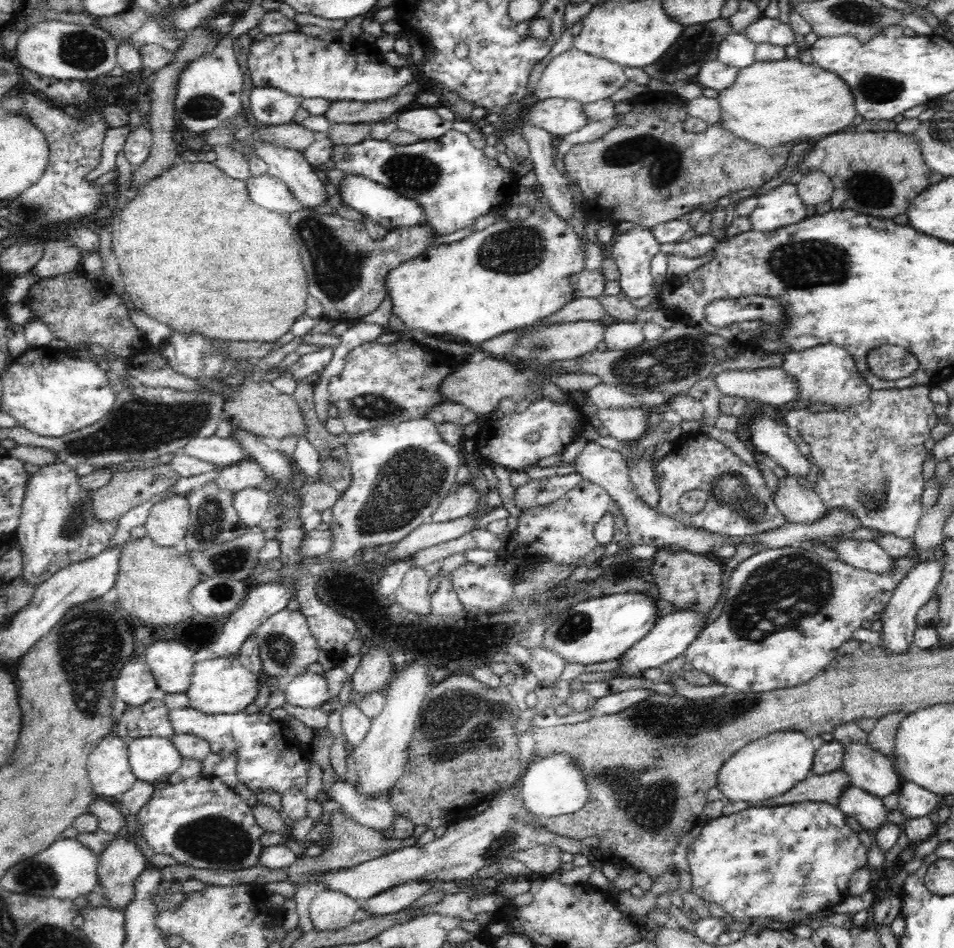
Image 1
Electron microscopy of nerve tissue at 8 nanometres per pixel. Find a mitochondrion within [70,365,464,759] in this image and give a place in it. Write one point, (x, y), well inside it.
(410, 480)

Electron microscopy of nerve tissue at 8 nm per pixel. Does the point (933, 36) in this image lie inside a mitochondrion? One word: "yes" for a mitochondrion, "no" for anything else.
no

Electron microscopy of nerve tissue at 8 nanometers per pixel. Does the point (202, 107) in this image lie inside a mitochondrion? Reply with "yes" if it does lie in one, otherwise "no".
yes

